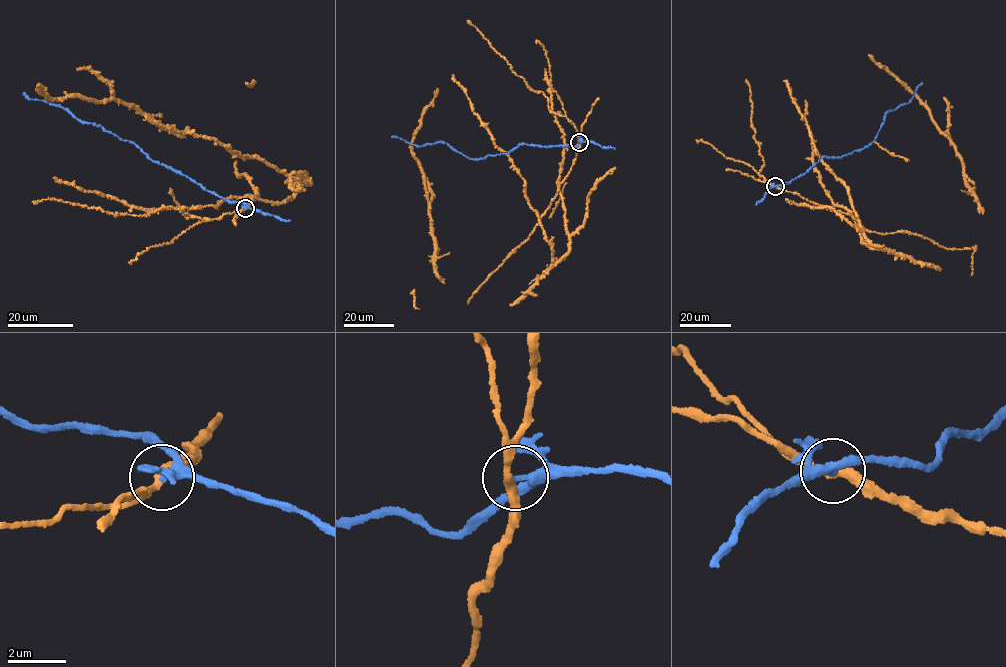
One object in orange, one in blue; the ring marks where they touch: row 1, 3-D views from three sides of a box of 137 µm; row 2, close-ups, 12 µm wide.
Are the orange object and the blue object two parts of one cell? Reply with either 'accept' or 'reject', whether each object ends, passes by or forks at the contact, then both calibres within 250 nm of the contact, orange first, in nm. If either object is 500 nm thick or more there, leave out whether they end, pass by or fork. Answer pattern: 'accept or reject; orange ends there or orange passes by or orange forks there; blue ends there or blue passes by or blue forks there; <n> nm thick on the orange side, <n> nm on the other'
reject; orange passes by; blue passes by; 280 nm thick on the orange side, 240 nm on the other

